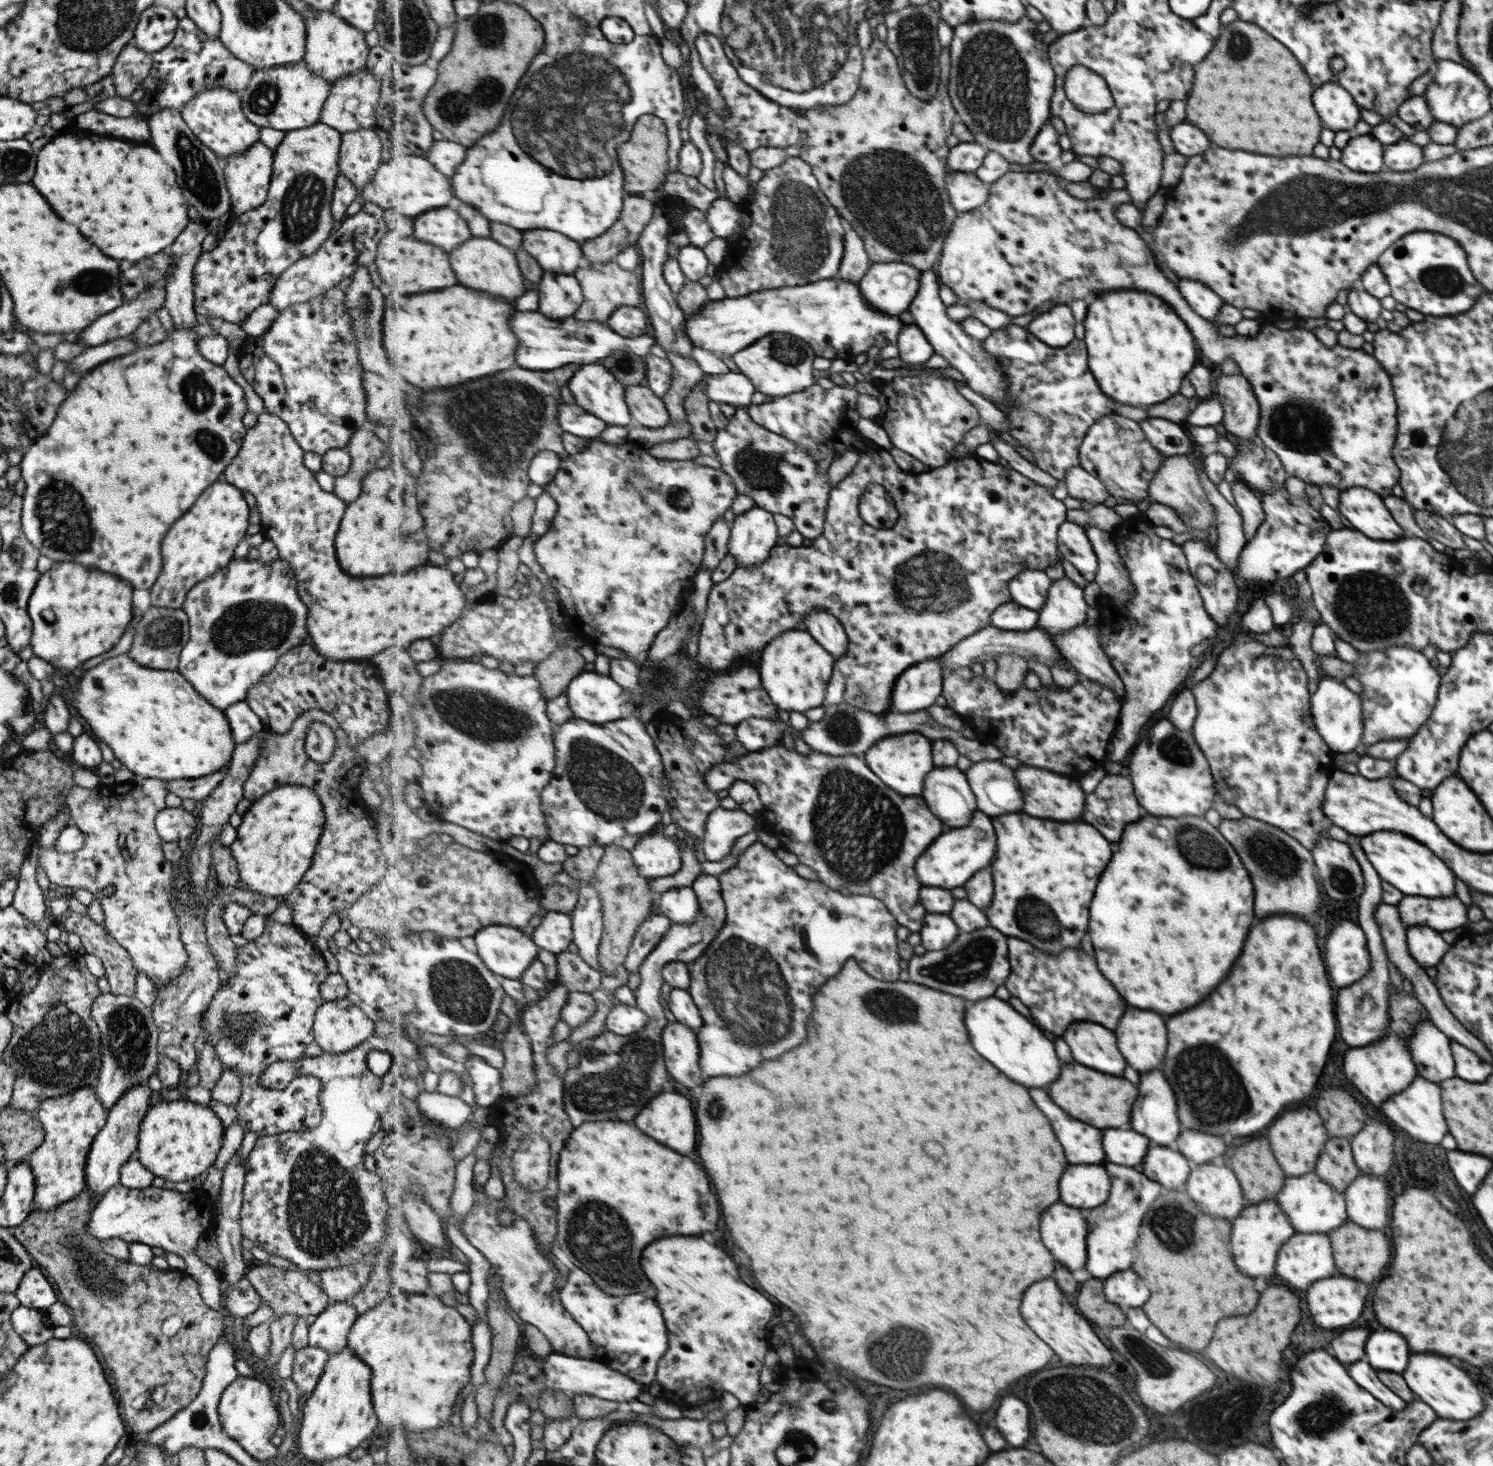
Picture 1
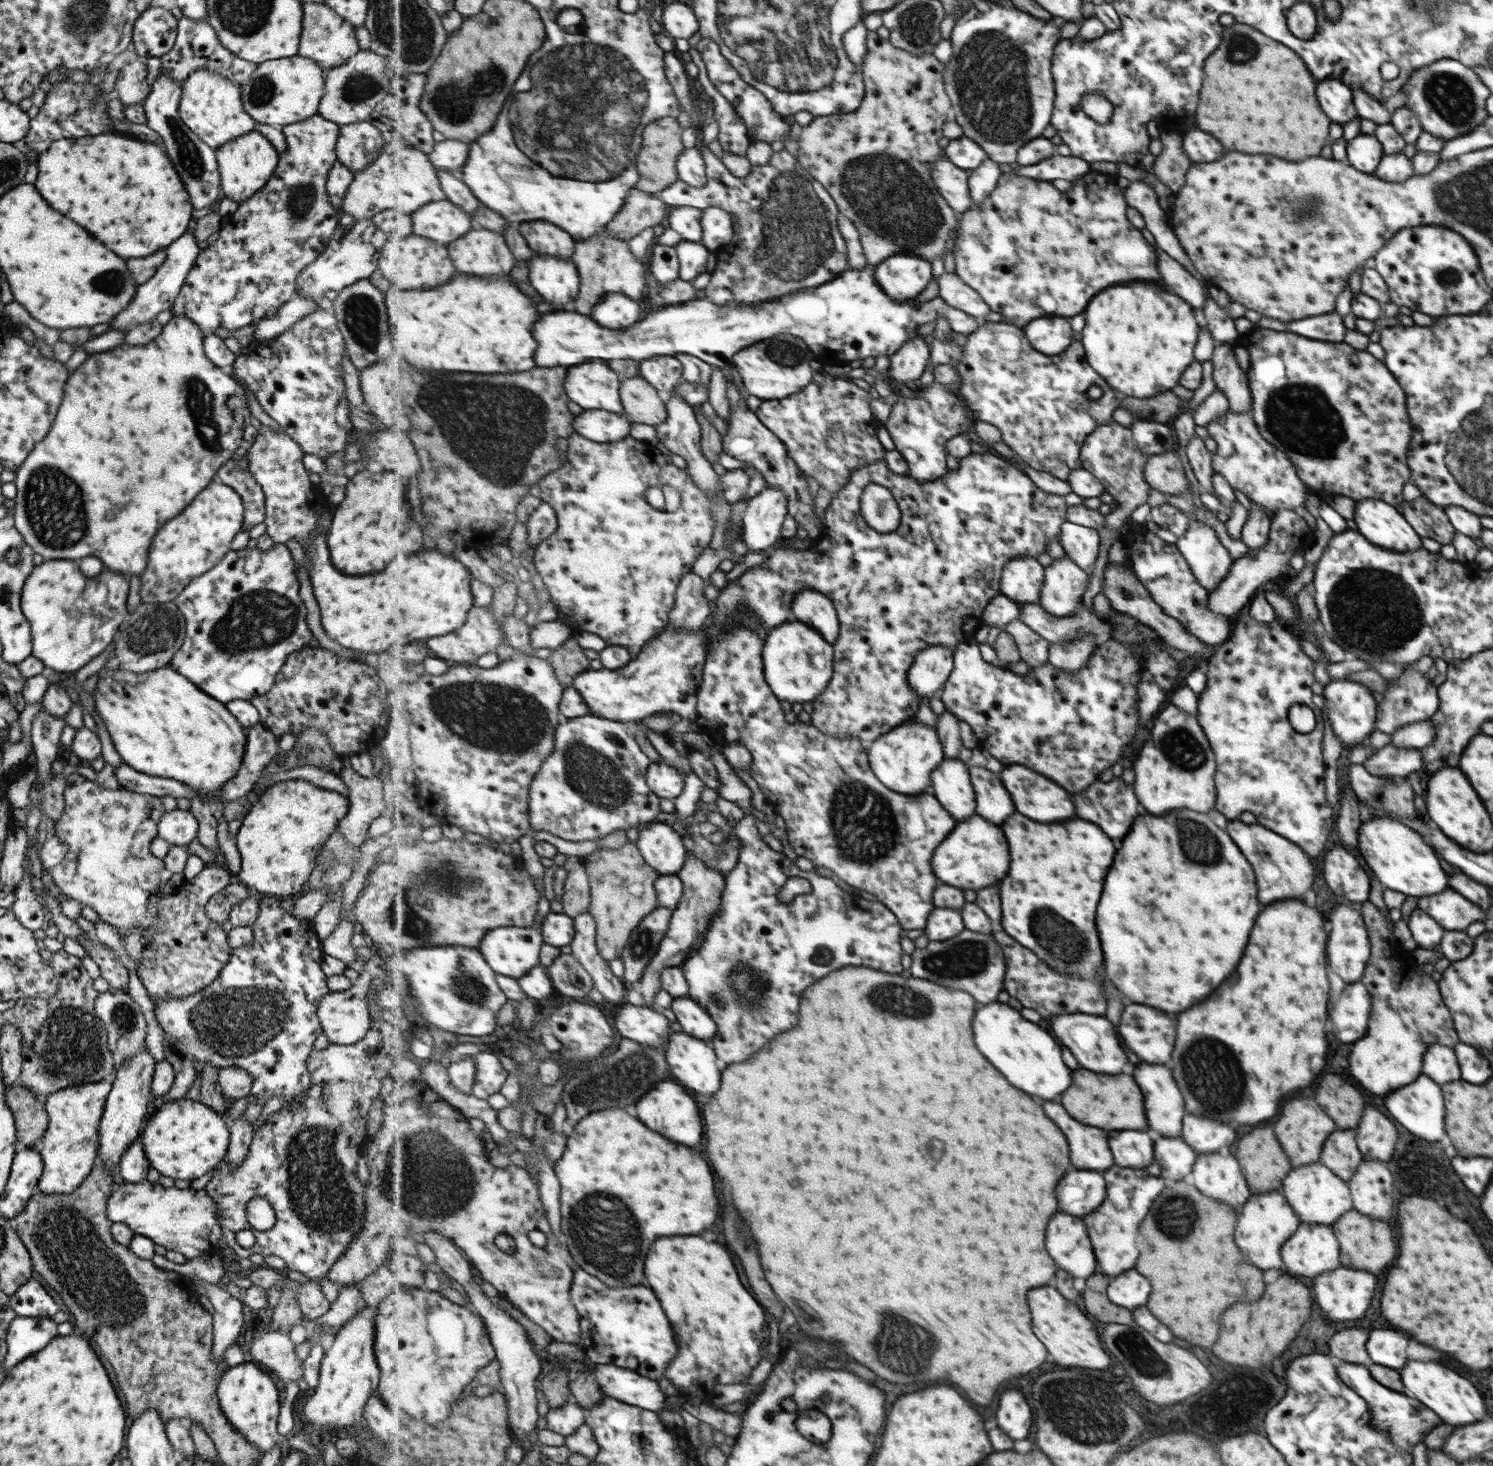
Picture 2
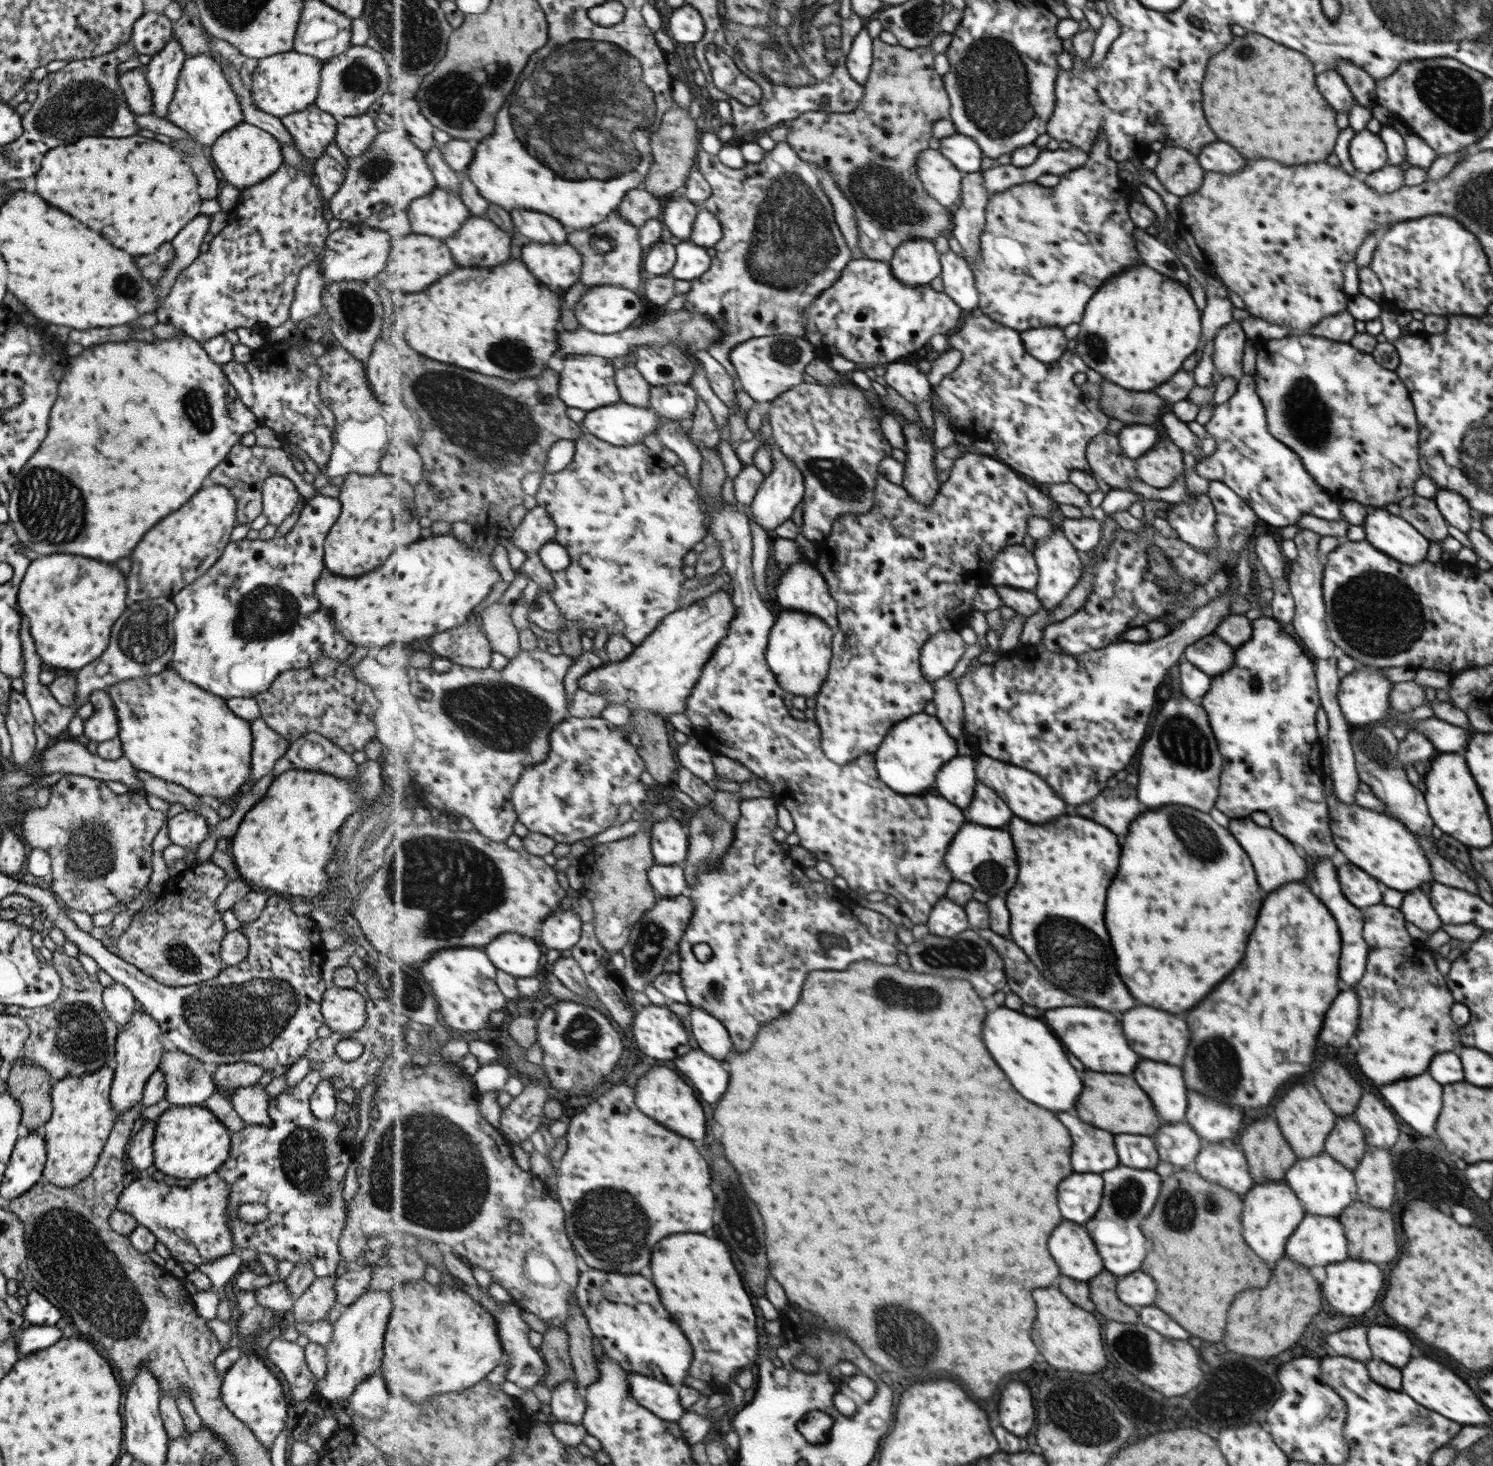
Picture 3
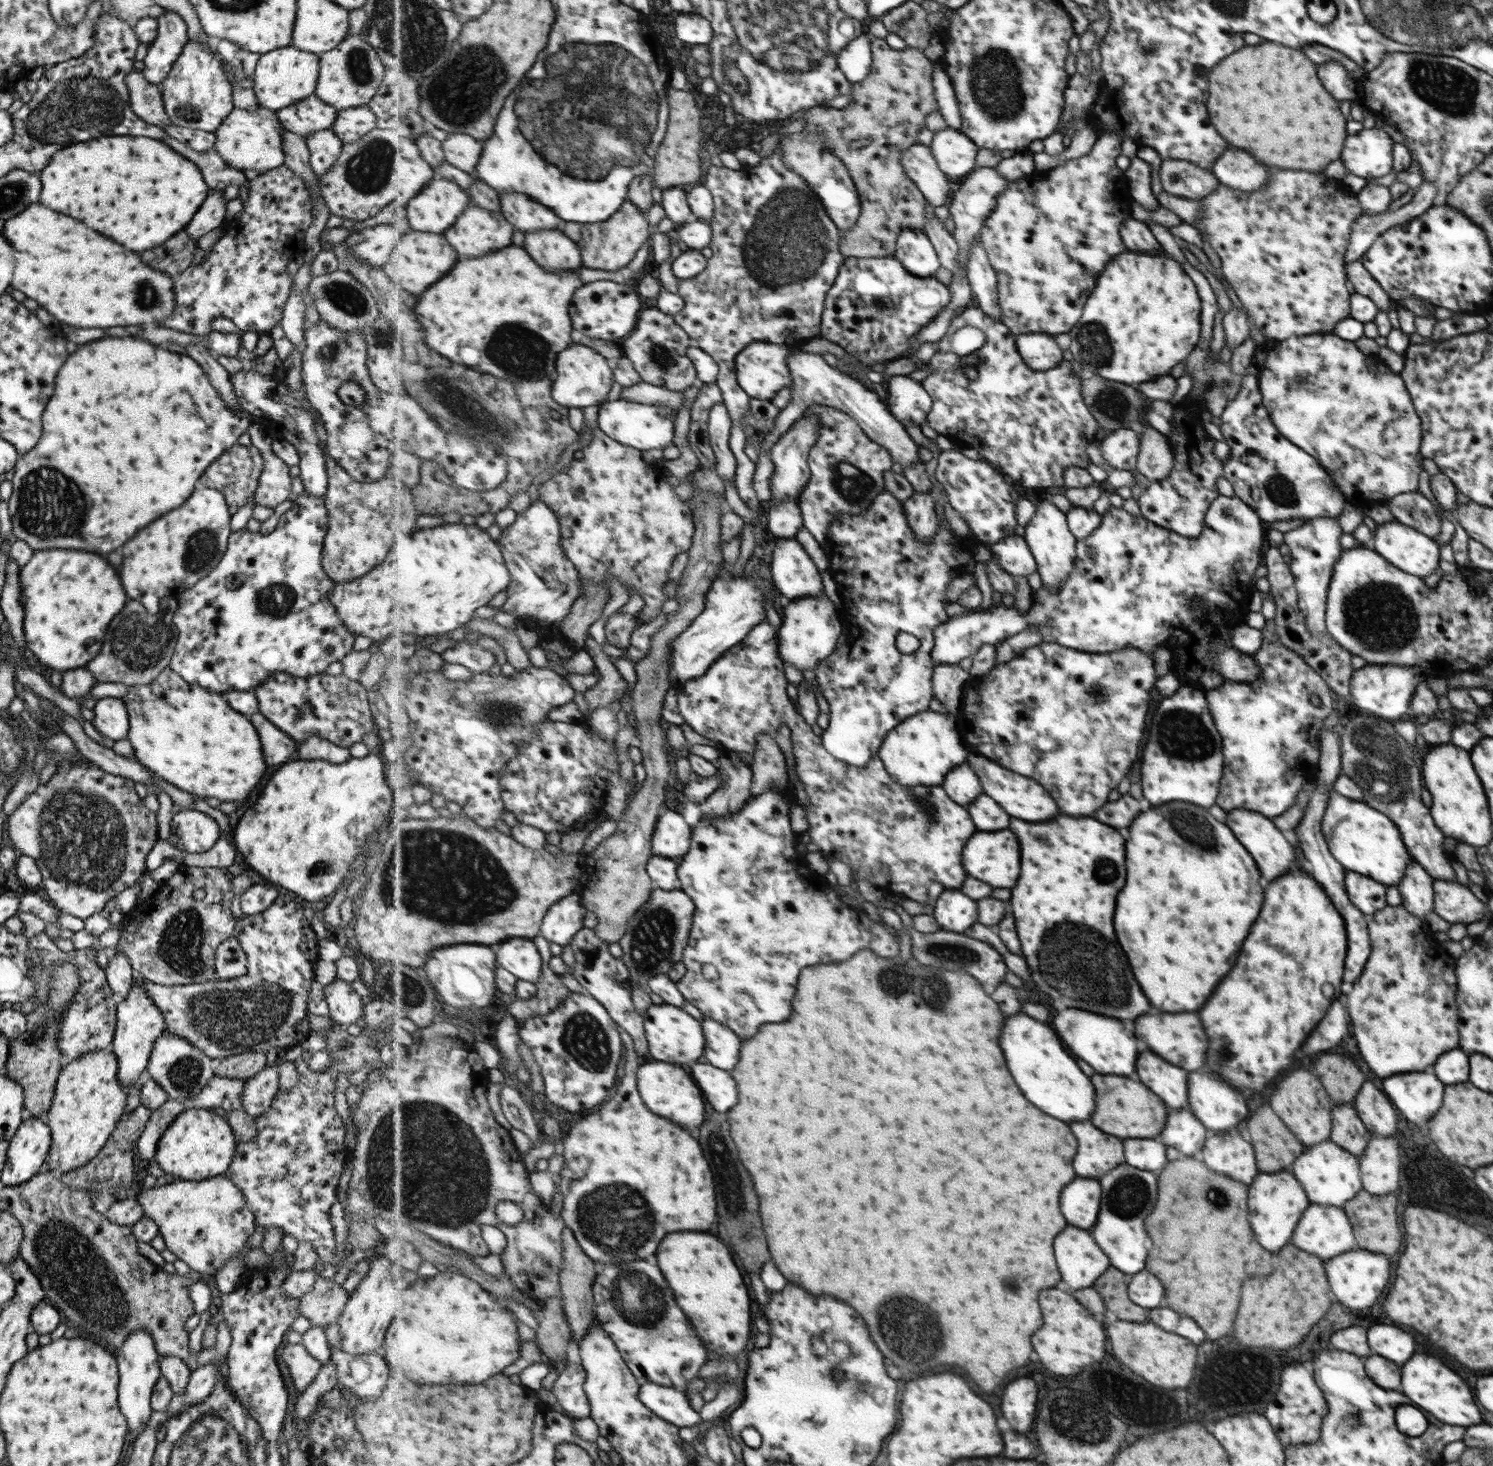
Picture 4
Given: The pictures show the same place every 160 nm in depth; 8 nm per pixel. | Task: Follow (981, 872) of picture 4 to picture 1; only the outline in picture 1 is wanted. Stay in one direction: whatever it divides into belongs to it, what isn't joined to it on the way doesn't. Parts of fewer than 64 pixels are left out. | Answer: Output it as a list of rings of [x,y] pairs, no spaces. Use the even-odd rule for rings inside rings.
[[[979,810],[969,826],[953,828],[951,832],[937,838],[937,842],[933,842],[929,854],[923,854],[919,858],[917,874],[921,876],[925,886],[964,887],[979,870],[985,870],[993,864],[995,854],[997,854],[997,834],[993,828],[993,820],[987,814],[983,814],[983,810]]]

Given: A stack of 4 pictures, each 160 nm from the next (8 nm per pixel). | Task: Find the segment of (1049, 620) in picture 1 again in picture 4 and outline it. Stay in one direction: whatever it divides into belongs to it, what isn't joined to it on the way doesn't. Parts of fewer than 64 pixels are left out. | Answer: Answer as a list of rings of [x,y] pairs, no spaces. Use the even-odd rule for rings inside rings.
[[[1045,497],[1036,504],[1036,507],[1037,512],[1025,527],[1024,537],[1038,562],[1037,571],[1041,576],[1042,584],[1049,588],[1062,588],[1075,566],[1077,540],[1068,529],[1067,516],[1055,503]]]

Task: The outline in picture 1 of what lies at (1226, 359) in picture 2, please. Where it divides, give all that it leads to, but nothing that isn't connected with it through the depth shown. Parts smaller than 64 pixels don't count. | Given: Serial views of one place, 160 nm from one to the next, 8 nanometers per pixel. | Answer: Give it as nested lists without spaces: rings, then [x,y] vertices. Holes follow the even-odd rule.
[[[1215,370],[1215,397],[1222,406],[1222,422],[1233,437],[1241,437],[1255,446],[1261,446],[1256,435],[1259,407],[1255,395],[1243,376],[1223,376]]]

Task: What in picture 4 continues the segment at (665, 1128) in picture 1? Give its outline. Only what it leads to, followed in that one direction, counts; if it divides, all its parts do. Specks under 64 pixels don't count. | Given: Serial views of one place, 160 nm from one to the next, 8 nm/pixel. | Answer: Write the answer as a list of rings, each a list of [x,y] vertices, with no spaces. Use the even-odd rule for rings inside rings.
[[[649,1062],[643,1064],[638,1070],[638,1086],[641,1096],[645,1098],[645,1104],[655,1112],[661,1114],[681,1126],[685,1130],[699,1128],[705,1122],[705,1098],[696,1079],[691,1078],[690,1072],[685,1072],[681,1065],[669,1064],[669,1062]]]

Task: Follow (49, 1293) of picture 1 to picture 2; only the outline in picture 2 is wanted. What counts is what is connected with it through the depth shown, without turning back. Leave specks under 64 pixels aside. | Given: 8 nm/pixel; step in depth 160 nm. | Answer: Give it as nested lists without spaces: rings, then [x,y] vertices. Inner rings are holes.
[[[34,1279],[26,1281],[10,1297],[10,1308],[16,1316],[41,1316],[52,1318],[58,1306]]]

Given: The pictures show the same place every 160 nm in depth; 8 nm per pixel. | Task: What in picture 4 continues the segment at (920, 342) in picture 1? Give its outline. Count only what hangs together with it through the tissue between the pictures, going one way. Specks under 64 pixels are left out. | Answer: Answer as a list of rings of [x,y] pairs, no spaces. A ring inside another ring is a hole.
[[[897,375],[886,378],[885,385],[887,389],[885,401],[897,420],[918,427],[928,422],[928,414],[934,402],[923,382]]]

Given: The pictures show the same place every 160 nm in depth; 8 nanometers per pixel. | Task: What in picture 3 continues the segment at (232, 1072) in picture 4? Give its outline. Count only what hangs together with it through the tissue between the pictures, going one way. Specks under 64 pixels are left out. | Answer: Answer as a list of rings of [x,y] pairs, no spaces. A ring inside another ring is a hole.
[[[232,1062],[218,1065],[212,1079],[223,1088],[235,1090],[257,1083],[263,1073],[261,1066],[249,1062]]]

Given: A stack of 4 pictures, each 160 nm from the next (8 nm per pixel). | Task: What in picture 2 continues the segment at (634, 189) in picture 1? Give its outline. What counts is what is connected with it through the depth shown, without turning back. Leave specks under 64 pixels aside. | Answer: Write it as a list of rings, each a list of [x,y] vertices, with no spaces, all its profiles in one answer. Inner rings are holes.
[[[663,118],[648,124],[643,131],[643,148],[638,153],[636,168],[639,172],[639,181],[636,188],[651,194],[663,192],[675,184],[680,178],[678,160],[686,149],[683,146],[683,124],[678,118]]]

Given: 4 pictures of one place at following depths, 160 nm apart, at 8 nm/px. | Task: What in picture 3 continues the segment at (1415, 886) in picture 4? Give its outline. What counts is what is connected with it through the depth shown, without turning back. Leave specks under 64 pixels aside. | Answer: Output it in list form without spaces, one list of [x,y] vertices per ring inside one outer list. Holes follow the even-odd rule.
[[[1420,886],[1404,893],[1398,909],[1404,915],[1405,921],[1417,926],[1423,932],[1431,934],[1442,925],[1439,915],[1432,906],[1431,897],[1426,896]]]

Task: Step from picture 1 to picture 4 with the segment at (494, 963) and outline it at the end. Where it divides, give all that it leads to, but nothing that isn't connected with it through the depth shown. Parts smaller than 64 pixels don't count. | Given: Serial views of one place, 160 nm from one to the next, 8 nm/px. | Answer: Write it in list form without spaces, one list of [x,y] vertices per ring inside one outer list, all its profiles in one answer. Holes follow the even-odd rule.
[[[509,938],[496,947],[499,966],[505,966],[517,978],[537,984],[543,976],[543,962],[532,939]]]

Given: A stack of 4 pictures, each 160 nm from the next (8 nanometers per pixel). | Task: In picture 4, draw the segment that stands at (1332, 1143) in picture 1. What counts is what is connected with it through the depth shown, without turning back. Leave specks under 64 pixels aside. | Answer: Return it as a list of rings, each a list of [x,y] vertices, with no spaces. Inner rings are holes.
[[[1341,1103],[1333,1109],[1333,1132],[1330,1139],[1337,1146],[1359,1158],[1364,1153],[1363,1148],[1368,1144],[1369,1136],[1371,1132],[1360,1121],[1355,1107]]]

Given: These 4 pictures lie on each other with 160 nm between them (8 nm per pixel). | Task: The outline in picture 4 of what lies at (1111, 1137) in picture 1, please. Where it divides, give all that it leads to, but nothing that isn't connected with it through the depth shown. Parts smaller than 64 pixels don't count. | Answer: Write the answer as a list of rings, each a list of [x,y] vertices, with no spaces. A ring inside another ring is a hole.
[[[1127,1138],[1123,1140],[1123,1152],[1125,1152],[1125,1164],[1137,1166],[1139,1170],[1159,1172],[1167,1162],[1163,1154],[1163,1146],[1155,1140]]]

